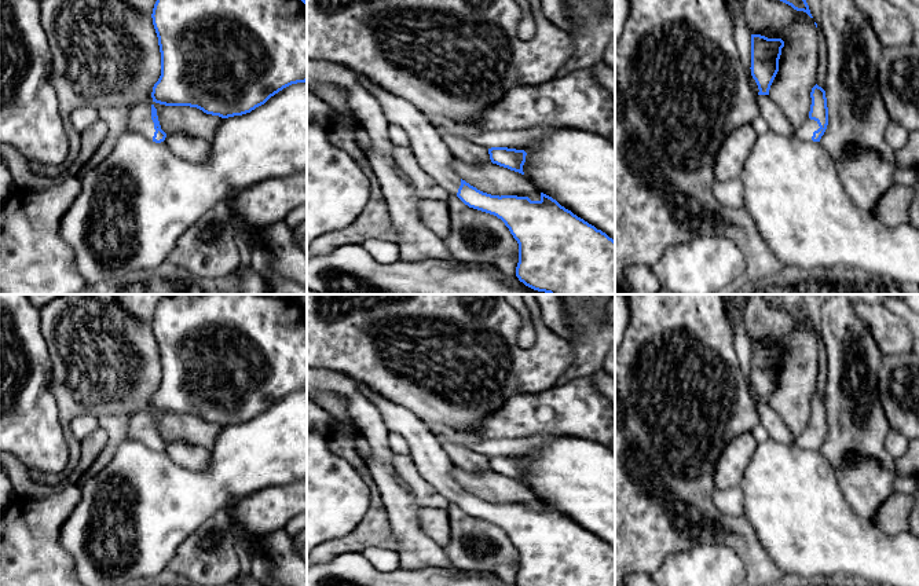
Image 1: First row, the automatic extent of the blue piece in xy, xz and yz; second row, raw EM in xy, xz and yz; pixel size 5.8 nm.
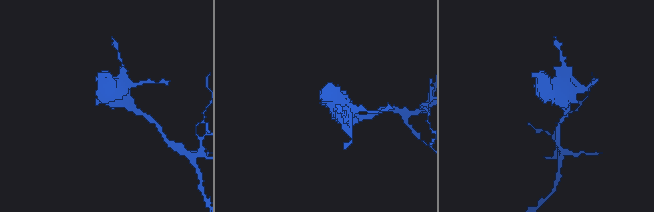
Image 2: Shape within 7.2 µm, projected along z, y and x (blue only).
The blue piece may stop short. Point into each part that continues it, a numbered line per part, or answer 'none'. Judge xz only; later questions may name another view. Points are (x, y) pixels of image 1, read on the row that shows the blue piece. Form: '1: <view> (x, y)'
1: xz (432, 154)

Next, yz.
1: yz (805, 131)

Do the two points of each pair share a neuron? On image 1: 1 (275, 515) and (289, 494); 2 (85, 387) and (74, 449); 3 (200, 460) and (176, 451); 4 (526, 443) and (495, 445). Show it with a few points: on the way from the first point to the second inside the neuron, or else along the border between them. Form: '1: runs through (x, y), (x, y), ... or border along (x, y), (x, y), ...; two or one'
1: runs through (275, 509), (285, 500); one
2: runs through (72, 402), (66, 414), (68, 433); one
3: runs through (194, 457), (182, 453); one
4: runs through (519, 446), (502, 446); one

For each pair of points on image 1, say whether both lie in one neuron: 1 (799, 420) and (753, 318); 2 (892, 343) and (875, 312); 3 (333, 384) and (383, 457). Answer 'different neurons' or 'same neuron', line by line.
1: same neuron
2: same neuron
3: same neuron

